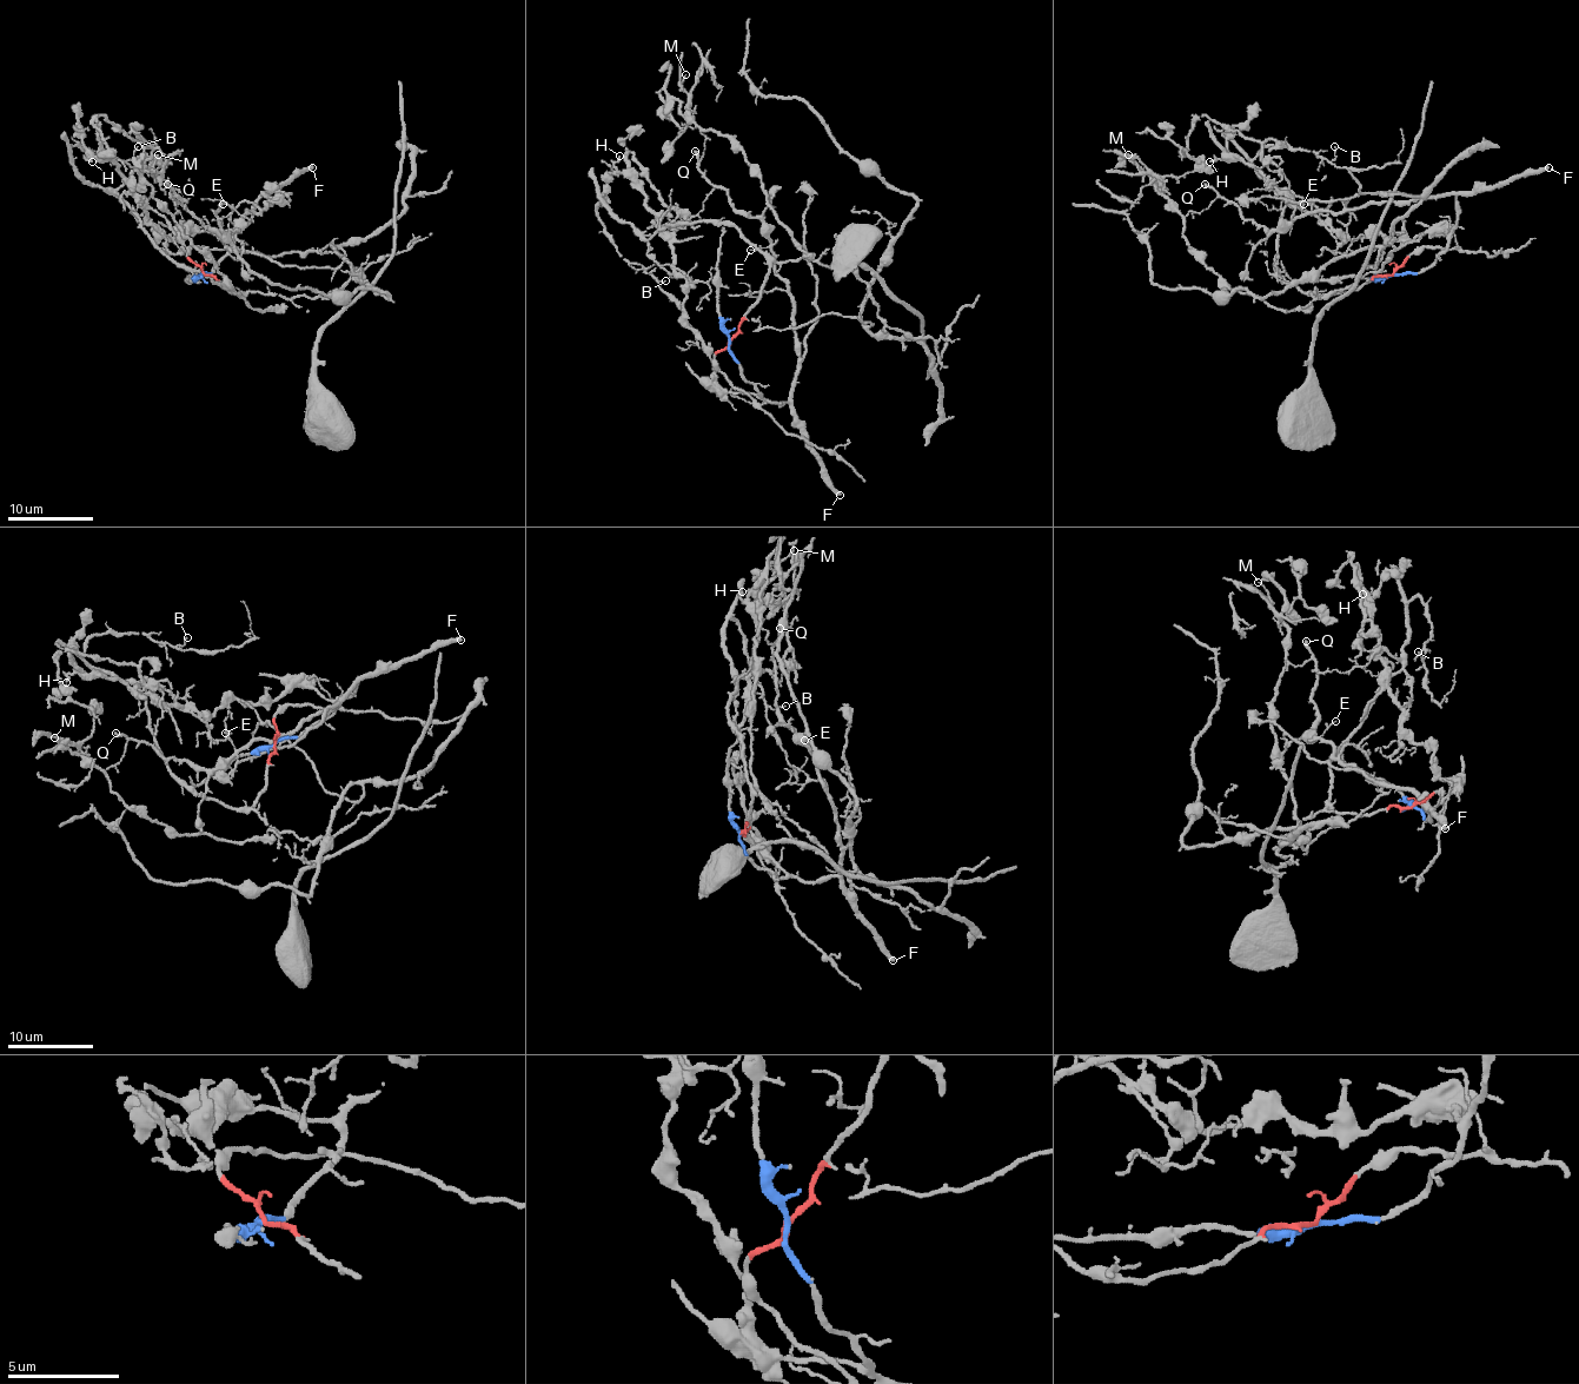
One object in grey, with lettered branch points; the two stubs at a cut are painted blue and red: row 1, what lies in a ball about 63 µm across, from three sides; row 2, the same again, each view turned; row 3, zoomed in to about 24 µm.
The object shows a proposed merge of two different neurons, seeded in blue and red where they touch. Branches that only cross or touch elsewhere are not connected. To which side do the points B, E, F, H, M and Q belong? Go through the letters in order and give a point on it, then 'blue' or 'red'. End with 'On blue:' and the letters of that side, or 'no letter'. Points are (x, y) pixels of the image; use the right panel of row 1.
B: (1334, 146) | red
E: (1304, 204) | blue
F: (1548, 167) | blue
H: (1209, 161) | red
M: (1128, 154) | red
Q: (1205, 184) | blue
On blue: E, F, Q

